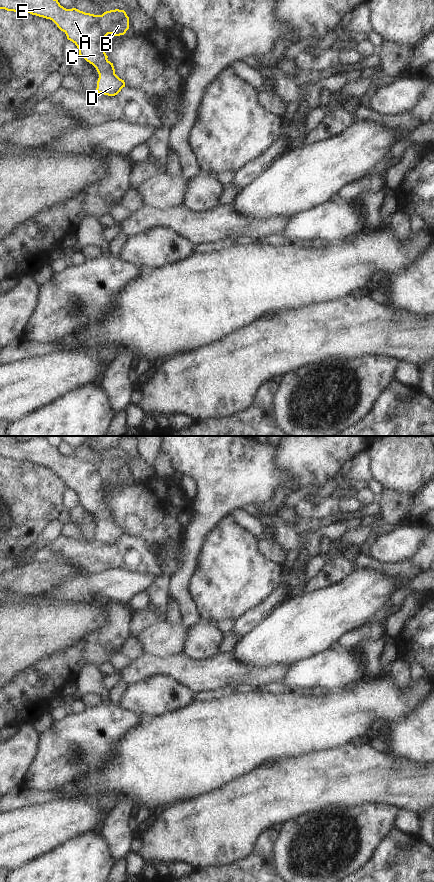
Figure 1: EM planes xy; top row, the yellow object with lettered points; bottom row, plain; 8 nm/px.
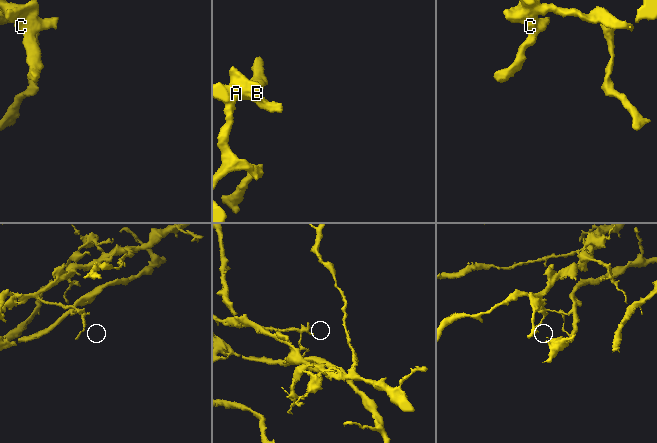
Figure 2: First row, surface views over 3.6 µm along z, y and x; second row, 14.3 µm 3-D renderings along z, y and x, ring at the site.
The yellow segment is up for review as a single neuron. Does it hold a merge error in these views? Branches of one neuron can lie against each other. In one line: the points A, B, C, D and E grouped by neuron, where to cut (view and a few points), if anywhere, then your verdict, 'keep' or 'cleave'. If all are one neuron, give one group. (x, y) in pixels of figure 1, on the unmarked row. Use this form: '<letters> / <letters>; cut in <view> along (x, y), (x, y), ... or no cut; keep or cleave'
A B C D E; no cut; keep

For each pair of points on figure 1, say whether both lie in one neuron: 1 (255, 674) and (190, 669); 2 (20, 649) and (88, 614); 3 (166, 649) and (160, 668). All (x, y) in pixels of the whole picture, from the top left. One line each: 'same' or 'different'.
1: same
2: same
3: different

